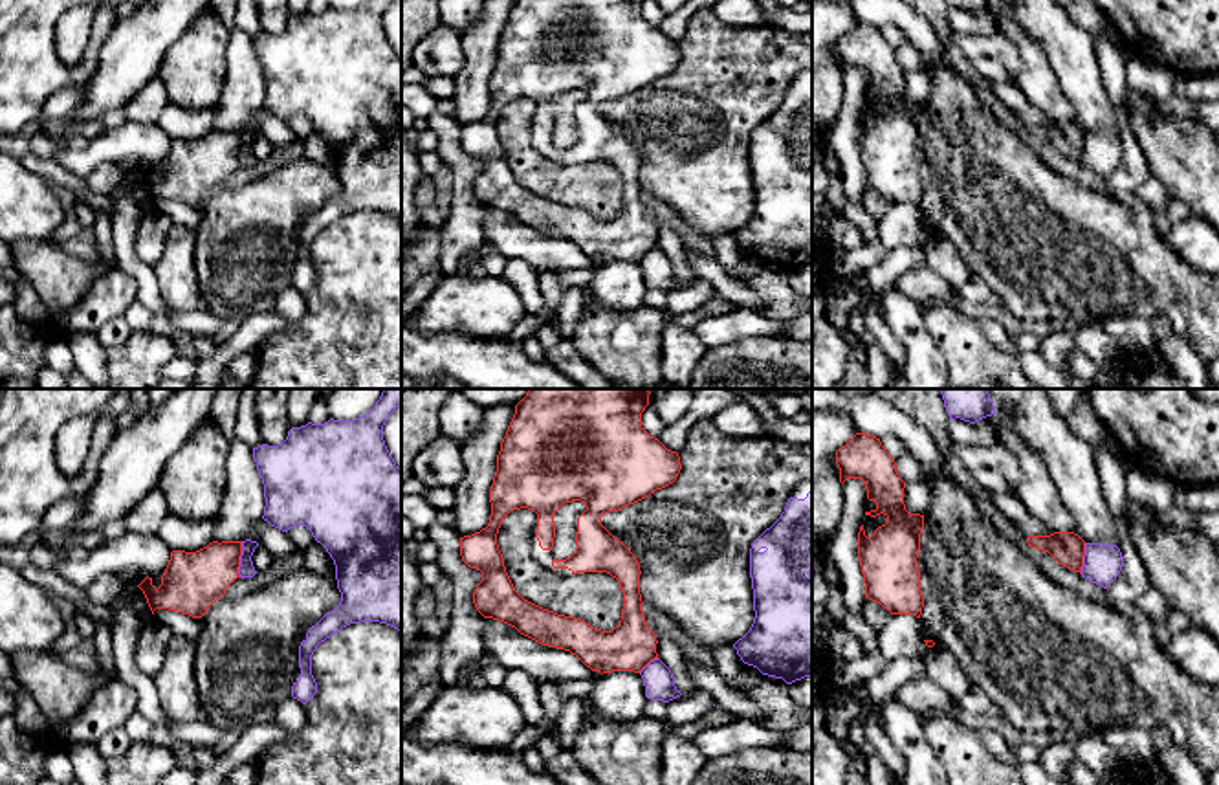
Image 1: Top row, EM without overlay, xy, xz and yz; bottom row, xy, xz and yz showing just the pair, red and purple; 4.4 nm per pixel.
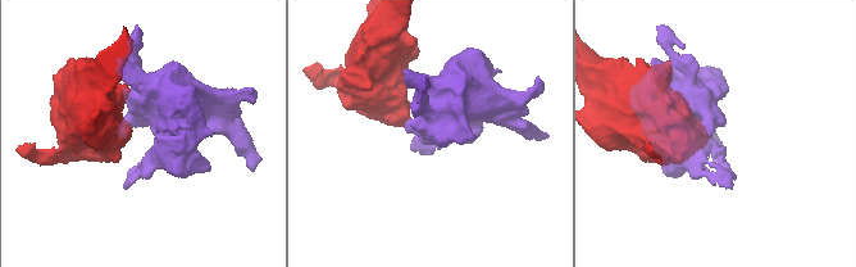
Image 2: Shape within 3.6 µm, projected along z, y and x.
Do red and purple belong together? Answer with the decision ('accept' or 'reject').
reject

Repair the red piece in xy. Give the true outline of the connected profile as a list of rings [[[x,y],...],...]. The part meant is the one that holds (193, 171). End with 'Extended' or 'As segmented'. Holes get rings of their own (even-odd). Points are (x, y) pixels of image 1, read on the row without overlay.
[[[213,130],[196,141],[172,139],[161,174],[156,178],[147,165],[137,176],[152,204],[156,198],[169,198],[202,207],[240,167],[240,145],[242,130]]]. As segmented

